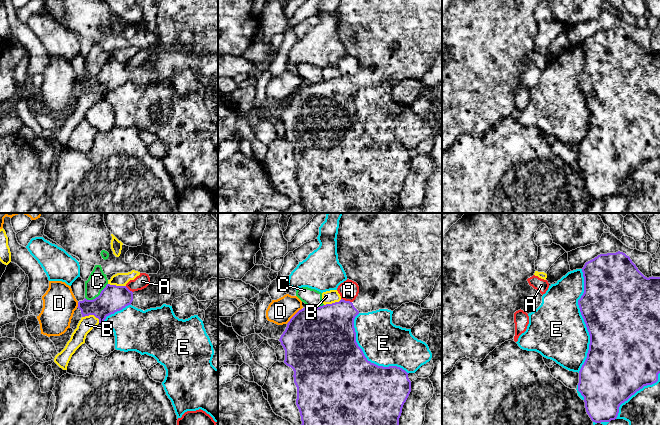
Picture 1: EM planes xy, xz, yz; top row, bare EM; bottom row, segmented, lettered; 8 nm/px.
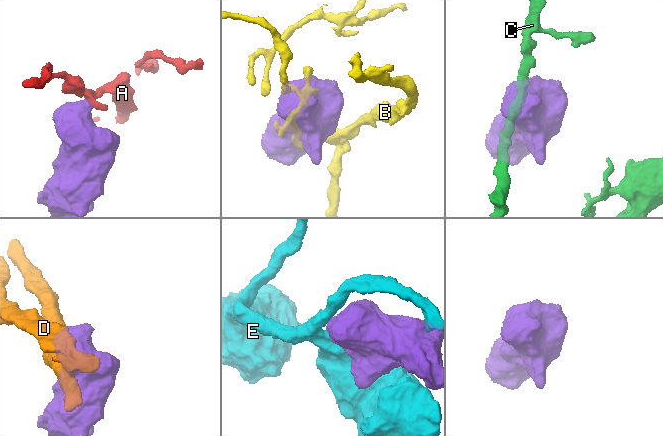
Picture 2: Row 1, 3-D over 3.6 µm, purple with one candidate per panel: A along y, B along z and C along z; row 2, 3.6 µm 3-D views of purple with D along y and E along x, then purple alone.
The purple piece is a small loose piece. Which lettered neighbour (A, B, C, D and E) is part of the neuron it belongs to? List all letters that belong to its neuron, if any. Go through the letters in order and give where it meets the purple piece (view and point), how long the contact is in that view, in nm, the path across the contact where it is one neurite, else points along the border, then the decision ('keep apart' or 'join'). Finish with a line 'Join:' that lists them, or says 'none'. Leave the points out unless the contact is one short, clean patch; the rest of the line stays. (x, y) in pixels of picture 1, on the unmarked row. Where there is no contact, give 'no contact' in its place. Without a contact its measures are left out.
A: contact xz (346, 77); length 90 nm; border xz (341, 74), (351, 78); keep apart
B: contact xy (92, 90); length 150 nm; keep apart
C: contact xy (98, 72); length 220 nm; border xy (107, 59), (97, 72), (92, 75), (85, 74); keep apart
D: contact xz (294, 91); length 170 nm; border xz (301, 84), (287, 98); keep apart
E: contact yz (584, 97); length 850 nm; keep apart
Join: none

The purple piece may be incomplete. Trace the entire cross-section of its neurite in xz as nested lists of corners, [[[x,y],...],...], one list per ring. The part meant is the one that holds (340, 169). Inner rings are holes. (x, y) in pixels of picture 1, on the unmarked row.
[[[339,0],[337,10],[337,30],[347,55],[356,58],[359,69],[353,78],[341,75],[339,78],[317,84],[303,84],[288,98],[279,117],[285,126],[284,139],[294,147],[294,159],[297,163],[296,181],[299,185],[304,213],[394,213],[399,207],[399,194],[402,184],[411,168],[411,157],[405,146],[397,142],[383,143],[371,139],[365,133],[356,118],[354,95],[359,89],[368,89],[379,85],[394,87],[402,80],[414,78],[419,81],[430,71],[435,57],[442,50],[442,0]]]

